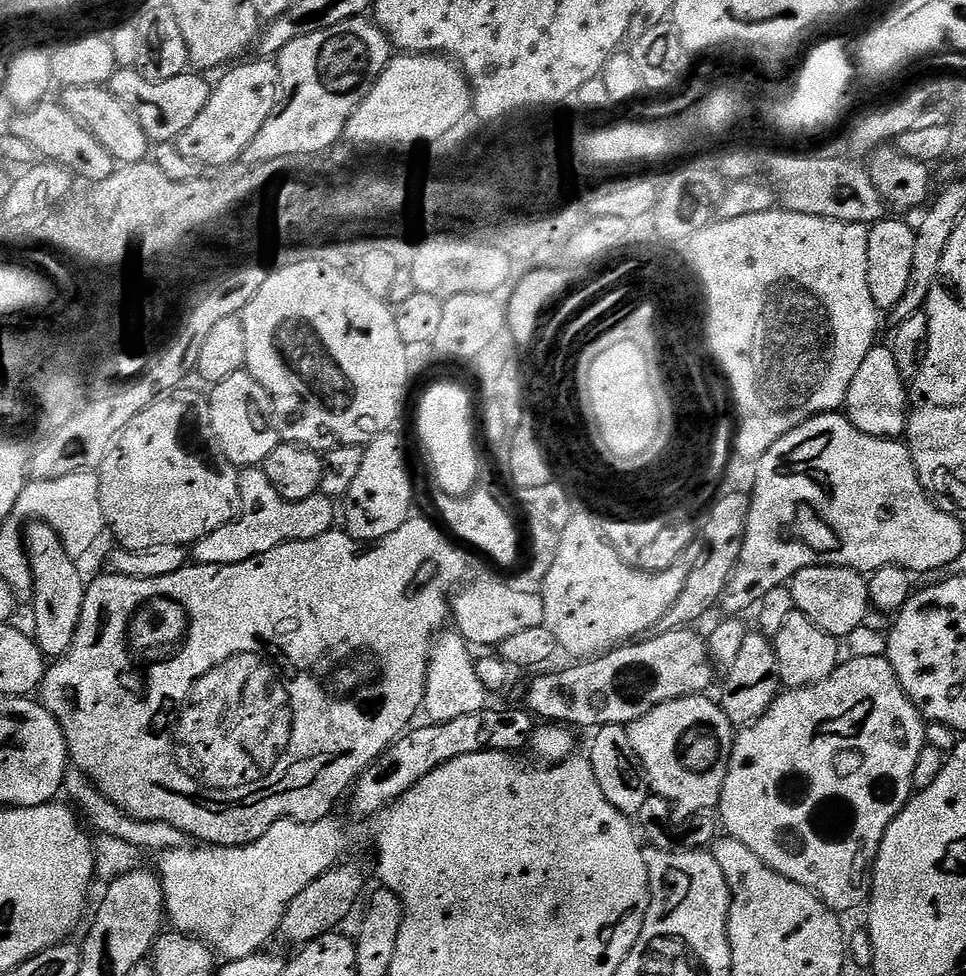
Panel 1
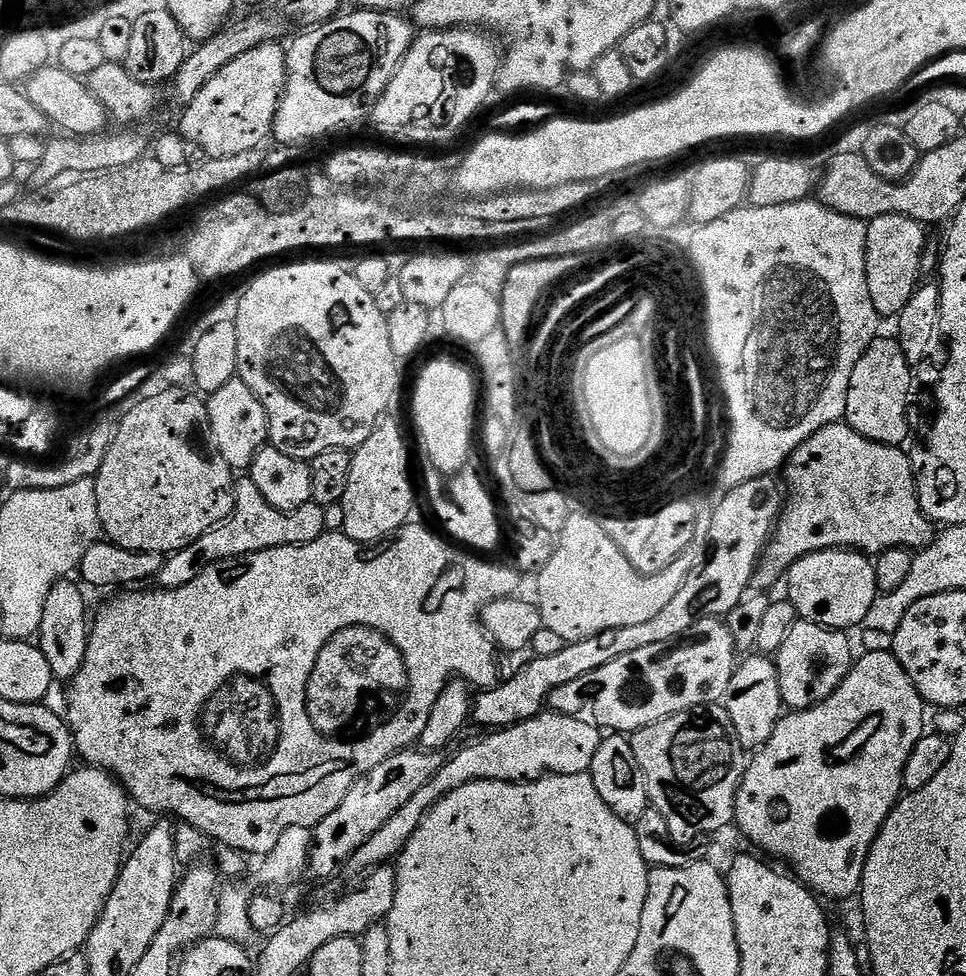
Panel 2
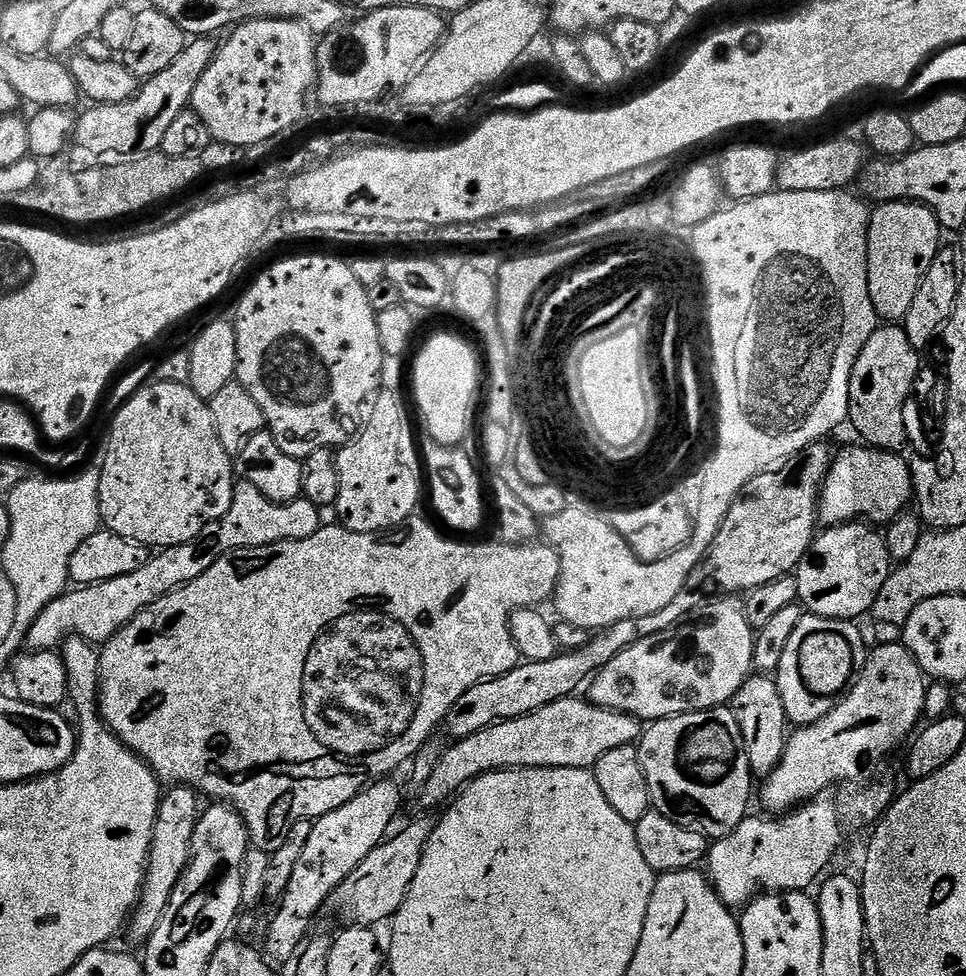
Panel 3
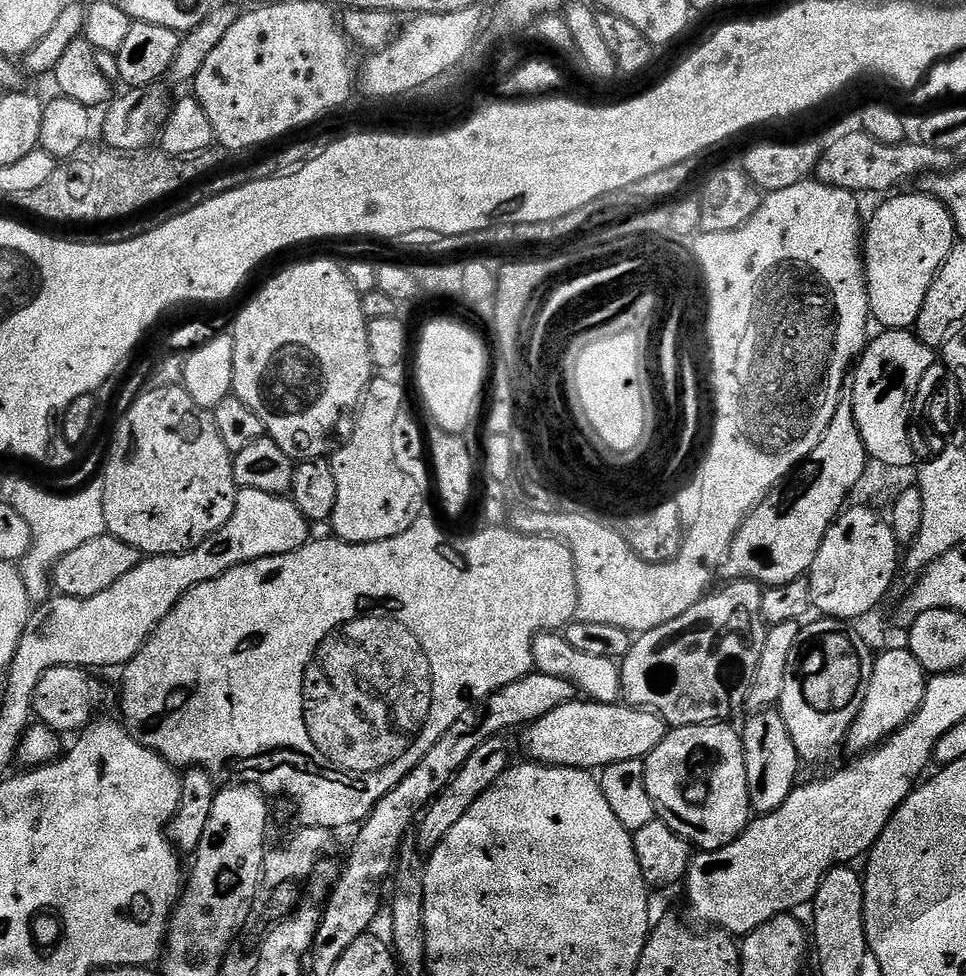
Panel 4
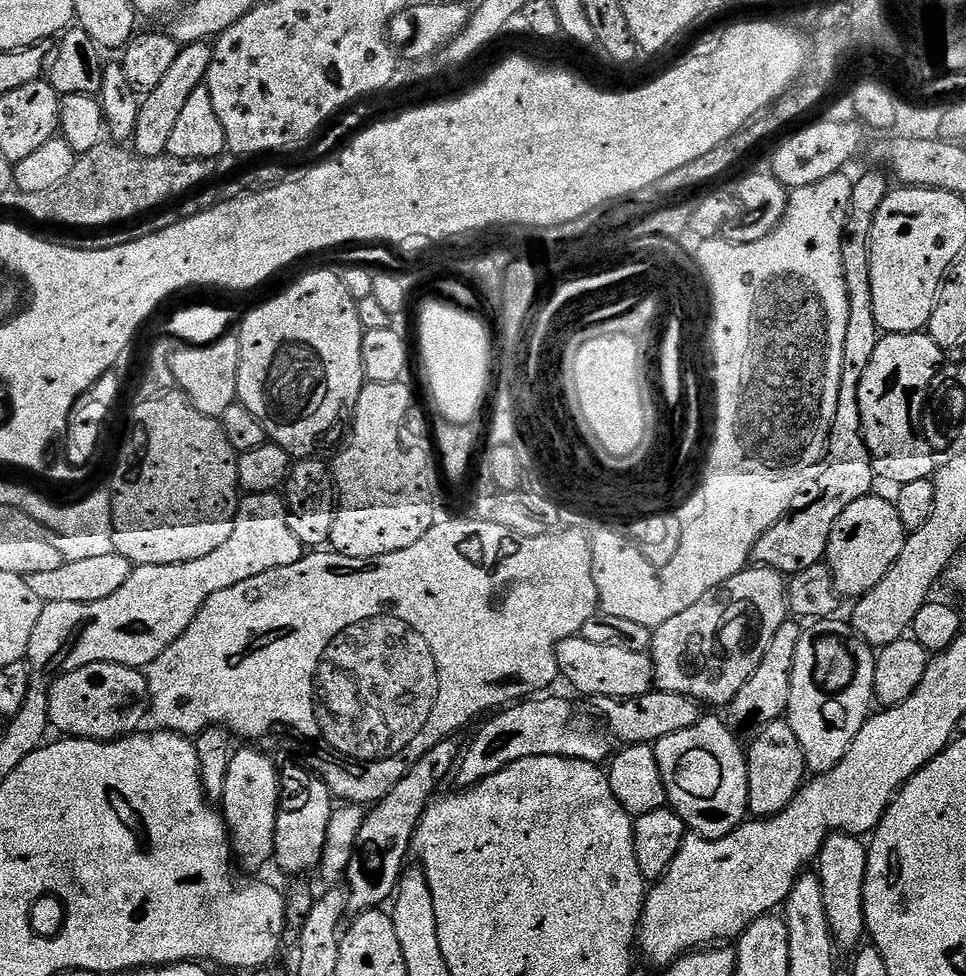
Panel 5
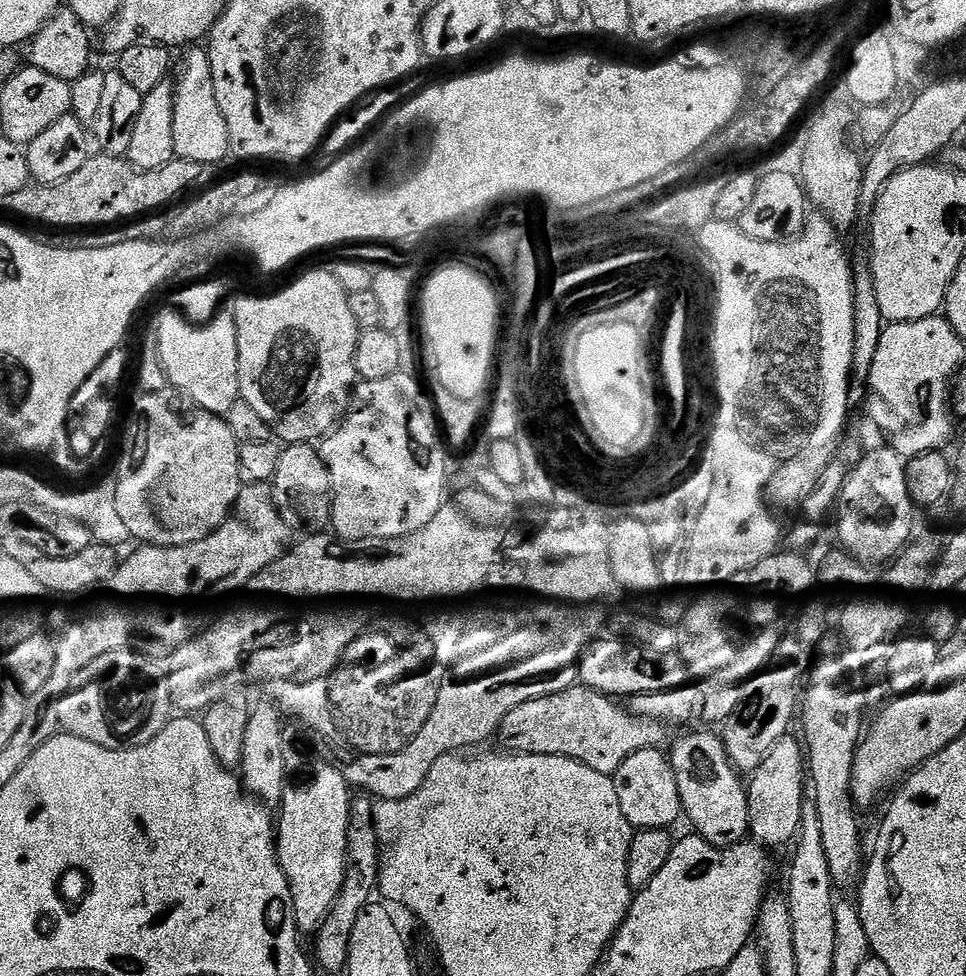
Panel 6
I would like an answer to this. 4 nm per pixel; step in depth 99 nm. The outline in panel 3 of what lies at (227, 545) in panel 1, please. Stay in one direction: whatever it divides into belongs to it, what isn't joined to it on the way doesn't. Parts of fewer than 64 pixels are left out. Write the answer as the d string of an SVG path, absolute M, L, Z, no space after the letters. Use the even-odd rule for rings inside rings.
M237 483L232 492L230 510L220 520L207 524L193 540L173 548L157 551L134 574L122 574L122 578L110 578L101 583L85 585L67 591L55 599L31 624L27 647L31 651L54 650L69 635L78 635L95 644L102 644L118 630L122 630L146 606L158 598L170 594L182 584L194 582L198 574L206 574L218 558L237 548L257 548L283 540L310 538L322 526L321 509L306 499L289 504L270 502L254 486Z

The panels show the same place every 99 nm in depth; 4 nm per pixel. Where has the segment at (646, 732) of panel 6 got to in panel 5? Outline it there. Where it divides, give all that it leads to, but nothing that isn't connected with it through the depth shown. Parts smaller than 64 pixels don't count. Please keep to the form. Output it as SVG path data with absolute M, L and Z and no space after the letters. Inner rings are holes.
M556 696L549 700L528 700L525 704L516 704L505 712L499 712L488 718L493 720L481 726L468 753L459 757L454 780L456 776L461 789L467 790L488 776L498 774L506 766L531 756L568 756L571 760L585 760L597 766L609 759L609 737L596 729L595 722L586 713L575 712L568 700L559 700Z

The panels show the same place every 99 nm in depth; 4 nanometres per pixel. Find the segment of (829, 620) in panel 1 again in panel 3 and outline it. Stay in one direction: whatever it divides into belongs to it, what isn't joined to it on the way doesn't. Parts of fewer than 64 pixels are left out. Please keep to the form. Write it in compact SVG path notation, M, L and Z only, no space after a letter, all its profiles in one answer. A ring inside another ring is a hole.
M864 522L828 526L813 539L808 553L796 567L798 600L811 615L855 621L856 616L867 617L871 613L886 578L893 571L894 562L888 556L883 535L875 527Z

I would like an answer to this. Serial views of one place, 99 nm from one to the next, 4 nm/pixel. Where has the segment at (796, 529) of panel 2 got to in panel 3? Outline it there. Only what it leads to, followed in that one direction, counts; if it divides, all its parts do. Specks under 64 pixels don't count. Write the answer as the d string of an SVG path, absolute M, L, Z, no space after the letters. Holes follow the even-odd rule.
M871 446L859 447L844 448L837 456L835 453L831 457L820 486L818 520L821 525L871 522L876 526L884 526L901 515L907 509L904 507L908 500L910 504L913 499L914 472L903 455Z

